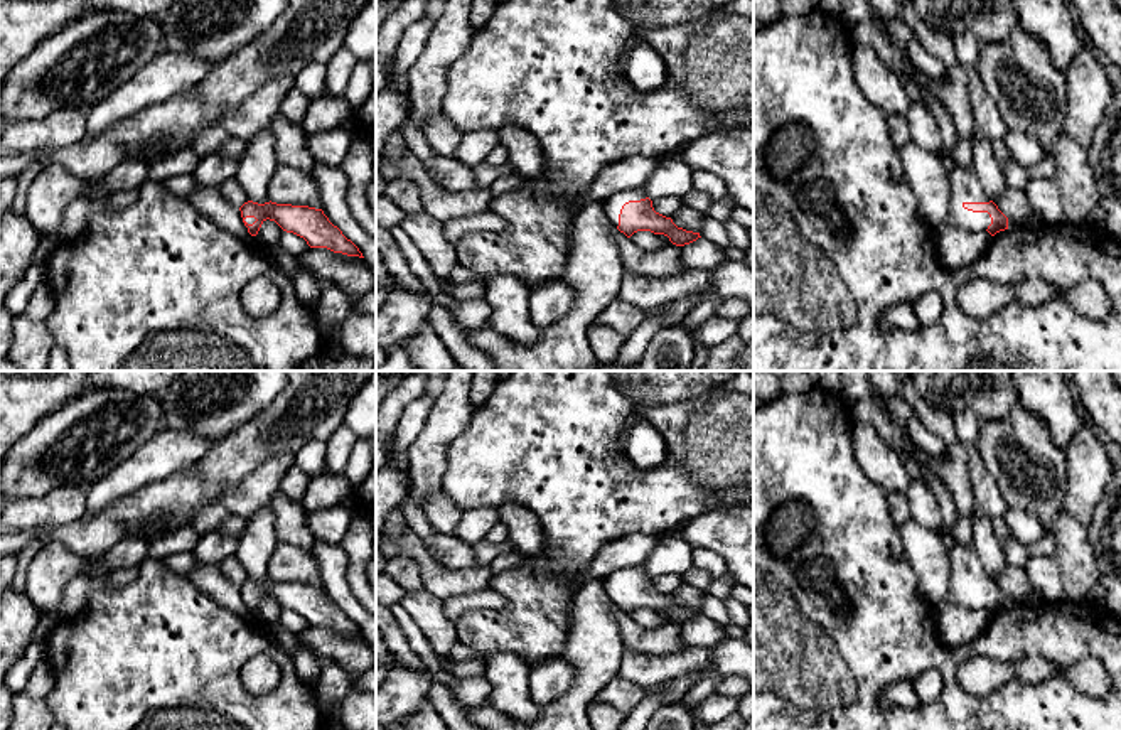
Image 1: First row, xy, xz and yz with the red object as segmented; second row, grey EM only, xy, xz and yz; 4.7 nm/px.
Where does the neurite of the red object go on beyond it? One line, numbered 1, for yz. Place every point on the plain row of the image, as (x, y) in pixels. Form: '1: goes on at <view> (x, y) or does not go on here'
1: goes on at yz (966, 565)

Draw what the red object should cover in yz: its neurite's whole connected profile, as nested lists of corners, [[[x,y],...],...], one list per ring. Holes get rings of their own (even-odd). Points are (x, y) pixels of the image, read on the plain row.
[[[954,545],[949,550],[952,583],[944,602],[968,609],[988,609],[995,614],[1008,607],[1008,595],[986,573],[973,548]]]

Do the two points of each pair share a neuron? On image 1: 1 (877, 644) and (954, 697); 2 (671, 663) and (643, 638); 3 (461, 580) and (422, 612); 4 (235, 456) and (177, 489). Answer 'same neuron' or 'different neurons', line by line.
1: same neuron
2: different neurons
3: different neurons
4: same neuron

